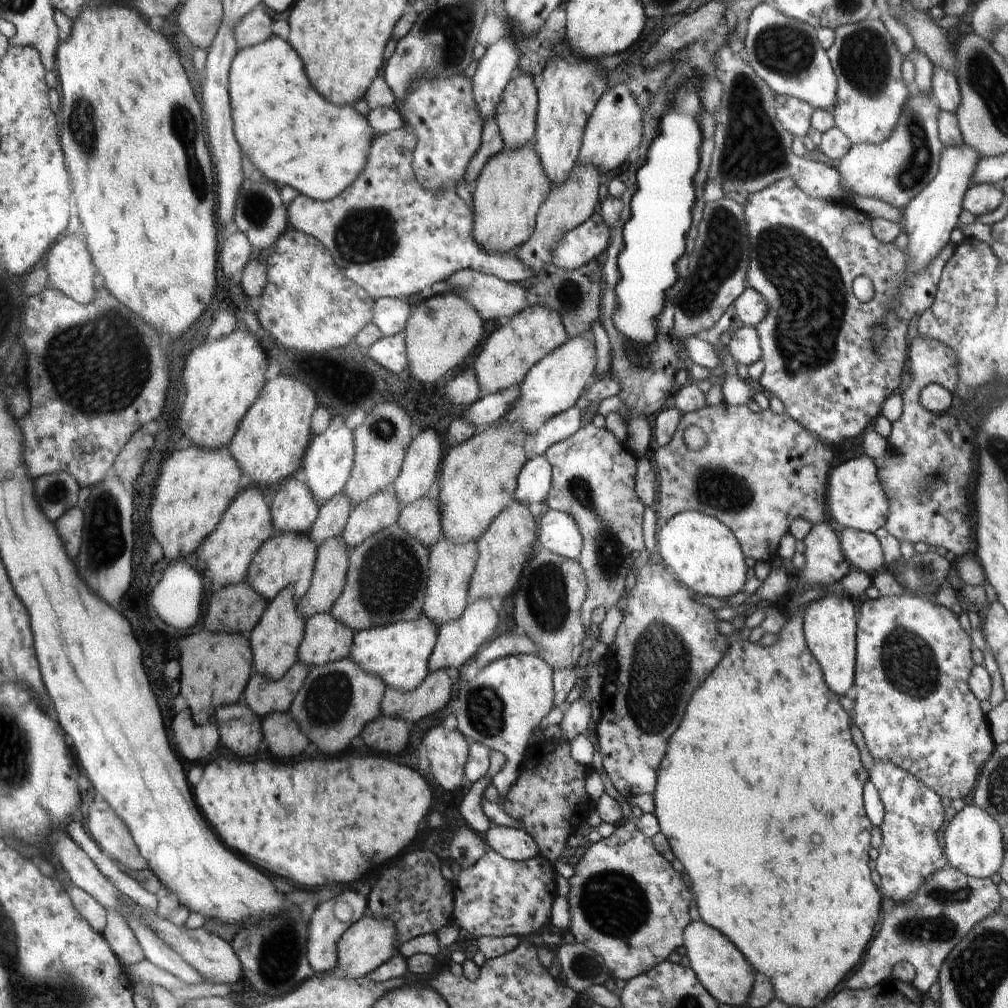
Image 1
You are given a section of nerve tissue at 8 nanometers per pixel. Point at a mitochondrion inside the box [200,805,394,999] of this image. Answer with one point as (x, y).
(278, 961)

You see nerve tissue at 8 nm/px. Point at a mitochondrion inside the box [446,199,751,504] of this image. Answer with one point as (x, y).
(717, 261)

